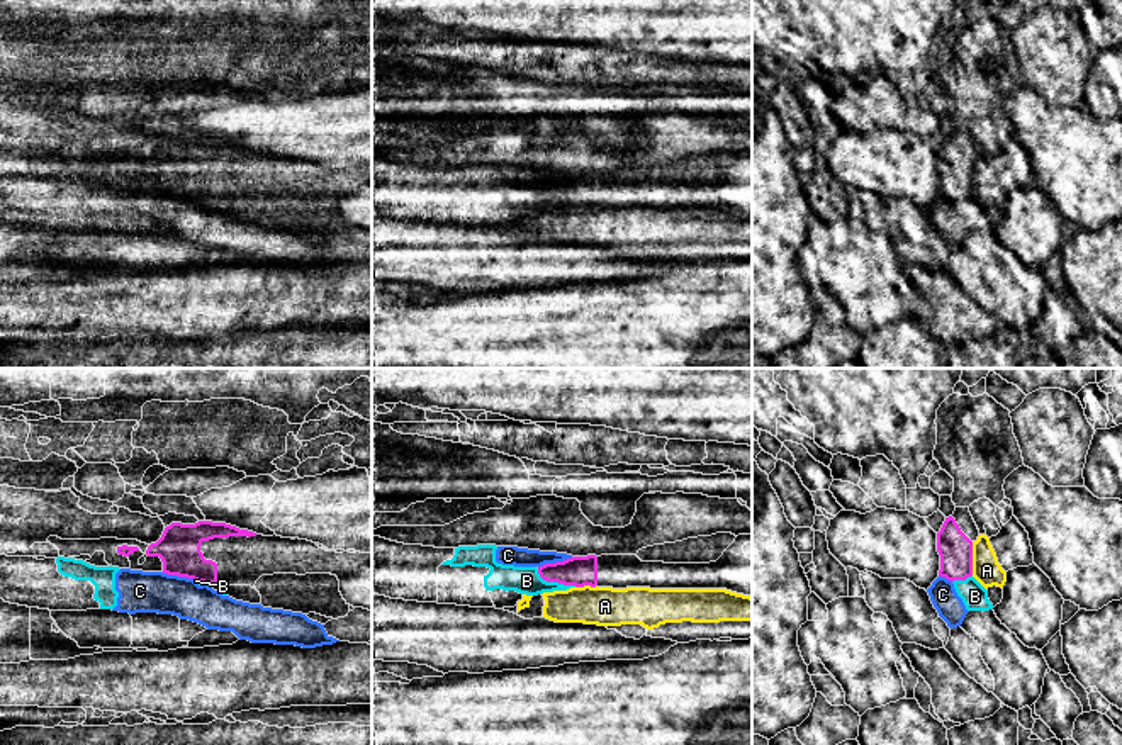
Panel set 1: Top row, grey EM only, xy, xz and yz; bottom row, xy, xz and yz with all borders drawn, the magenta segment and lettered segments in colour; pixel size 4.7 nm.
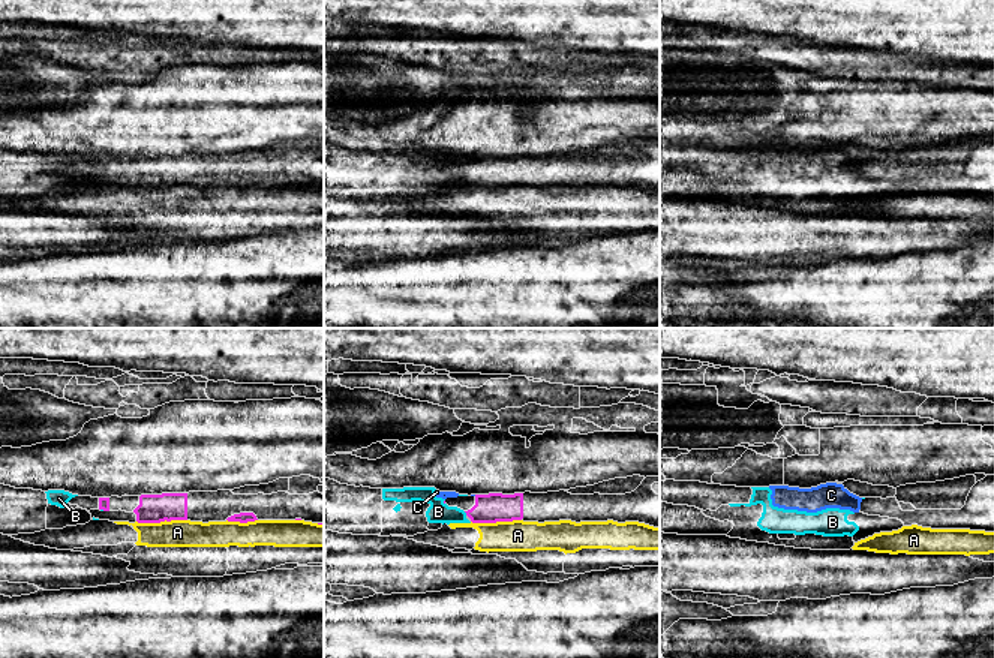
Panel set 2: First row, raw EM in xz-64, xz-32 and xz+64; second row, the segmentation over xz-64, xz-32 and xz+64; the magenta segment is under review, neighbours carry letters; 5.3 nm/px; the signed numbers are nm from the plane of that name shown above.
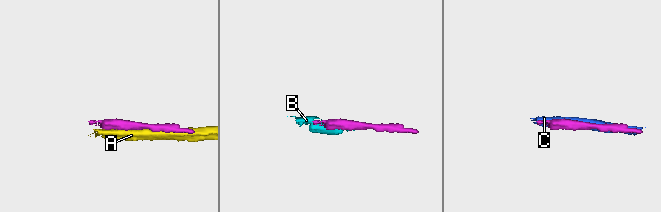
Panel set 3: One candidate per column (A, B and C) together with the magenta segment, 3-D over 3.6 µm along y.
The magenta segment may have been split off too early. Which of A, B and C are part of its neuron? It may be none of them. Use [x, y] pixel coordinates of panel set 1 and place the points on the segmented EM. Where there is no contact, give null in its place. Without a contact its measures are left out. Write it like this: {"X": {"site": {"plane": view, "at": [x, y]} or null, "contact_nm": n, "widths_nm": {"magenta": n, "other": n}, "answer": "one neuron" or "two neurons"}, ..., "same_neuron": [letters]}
{"A": {"site": {"plane": "yz", "at": [971, 559]}, "contact_nm": 160, "widths_nm": {"magenta": 160, "other": 140}, "answer": "two neurons"}, "B": {"site": {"plane": "xz", "at": [555, 581]}, "contact_nm": 200, "widths_nm": {"magenta": 140, "other": 130}, "answer": "two neurons"}, "C": {"site": {"plane": "xz", "at": [555, 562]}, "contact_nm": 180, "widths_nm": {"magenta": 140, "other": 100}, "answer": "two neurons"}, "same_neuron": []}

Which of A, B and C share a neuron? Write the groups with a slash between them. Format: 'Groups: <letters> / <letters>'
Groups: A / B C

